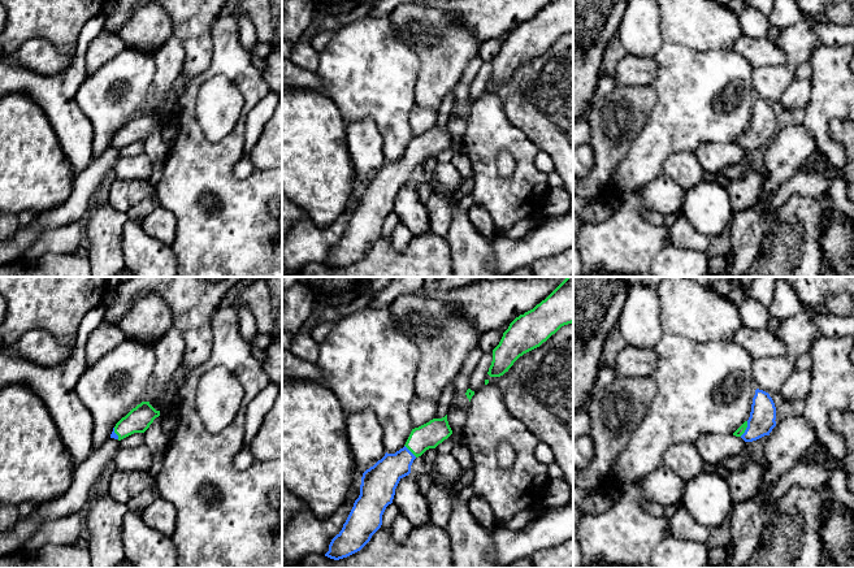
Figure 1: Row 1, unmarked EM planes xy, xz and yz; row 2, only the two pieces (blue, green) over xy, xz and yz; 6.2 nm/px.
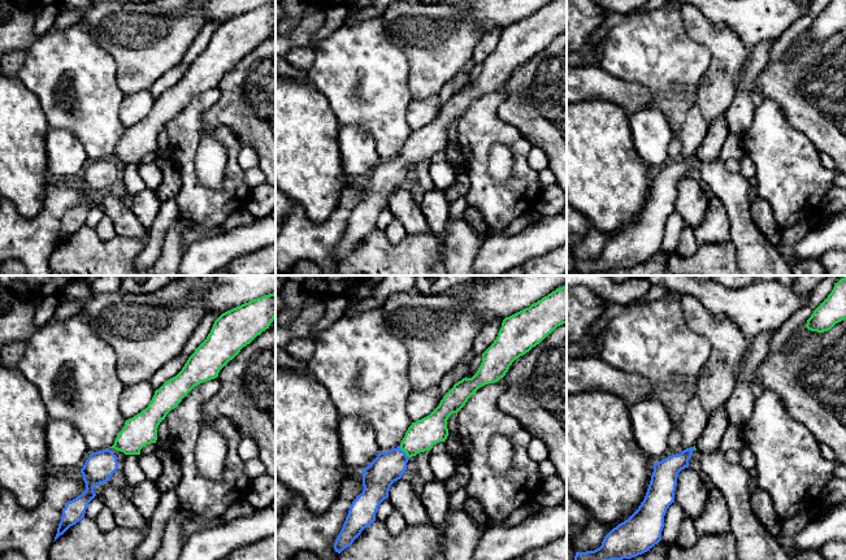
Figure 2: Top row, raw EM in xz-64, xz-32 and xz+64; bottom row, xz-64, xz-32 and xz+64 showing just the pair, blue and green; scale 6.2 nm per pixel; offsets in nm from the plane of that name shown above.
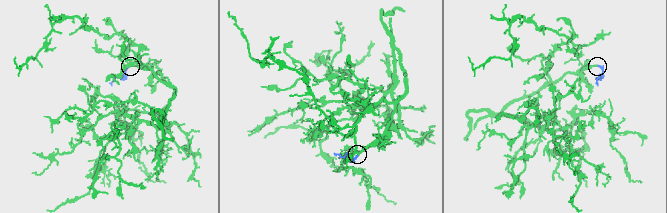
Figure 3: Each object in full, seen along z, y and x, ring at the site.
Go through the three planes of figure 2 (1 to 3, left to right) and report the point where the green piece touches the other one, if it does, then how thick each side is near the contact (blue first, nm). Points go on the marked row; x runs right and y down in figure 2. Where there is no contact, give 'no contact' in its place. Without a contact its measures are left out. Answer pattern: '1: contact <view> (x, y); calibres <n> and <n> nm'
1: no contact
2: contact xz-32 (404, 452); calibres 190 and 190 nm
3: no contact

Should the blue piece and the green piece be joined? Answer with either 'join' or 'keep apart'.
join

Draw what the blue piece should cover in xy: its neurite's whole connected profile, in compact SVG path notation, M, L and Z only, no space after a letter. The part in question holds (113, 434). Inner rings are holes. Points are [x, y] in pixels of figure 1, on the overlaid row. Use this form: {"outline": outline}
{"outline": "M142 402L116 424L110 438L121 441L134 433L144 433L159 416L160 411L156 411L149 402Z"}

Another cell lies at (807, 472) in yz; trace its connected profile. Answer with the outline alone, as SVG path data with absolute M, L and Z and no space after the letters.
M814 446L772 486L770 498L773 500L785 495L792 486L824 487L832 484L836 469L824 460L814 459Z

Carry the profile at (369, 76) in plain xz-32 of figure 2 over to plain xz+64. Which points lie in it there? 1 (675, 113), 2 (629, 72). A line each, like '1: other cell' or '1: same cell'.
1: same cell
2: same cell

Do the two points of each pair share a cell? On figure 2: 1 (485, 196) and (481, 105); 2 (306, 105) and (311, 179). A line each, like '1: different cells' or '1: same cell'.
1: same cell
2: same cell

